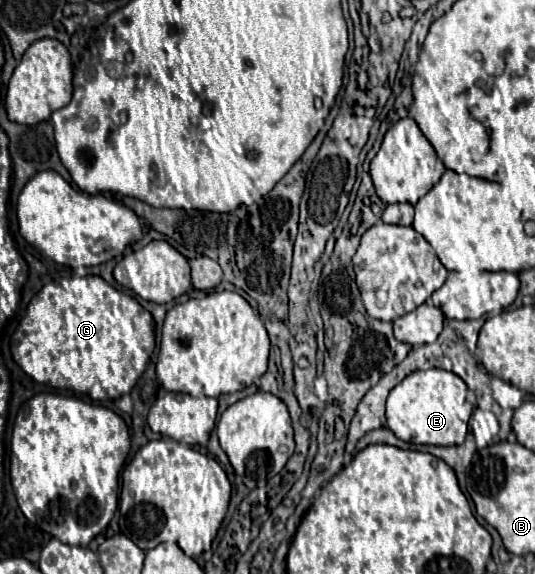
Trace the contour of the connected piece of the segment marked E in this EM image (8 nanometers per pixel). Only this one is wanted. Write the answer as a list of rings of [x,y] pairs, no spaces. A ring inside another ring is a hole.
[[[417,370],[399,382],[386,401],[386,427],[403,442],[459,446],[467,436],[469,418],[476,405],[476,396],[465,382],[447,370]]]

